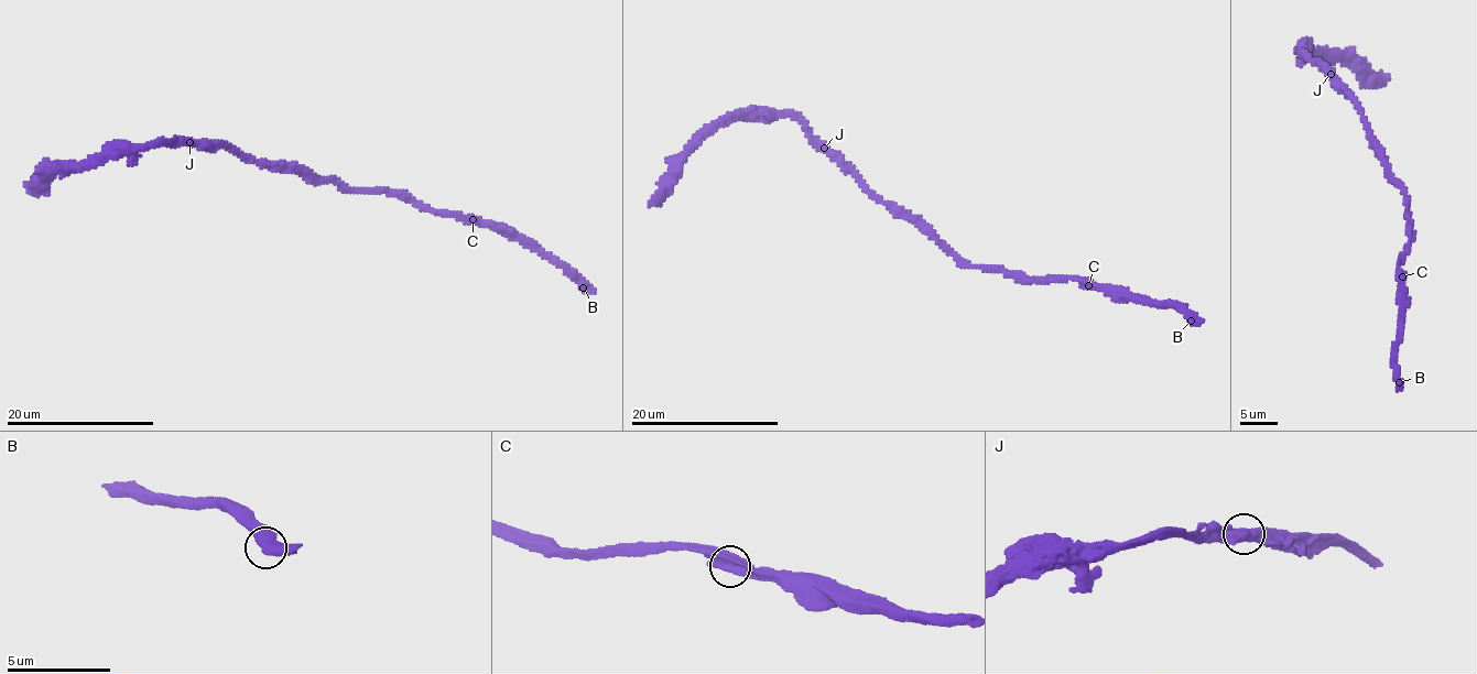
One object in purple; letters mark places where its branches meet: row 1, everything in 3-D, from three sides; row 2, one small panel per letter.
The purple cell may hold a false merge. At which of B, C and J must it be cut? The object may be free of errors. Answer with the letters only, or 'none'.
none

